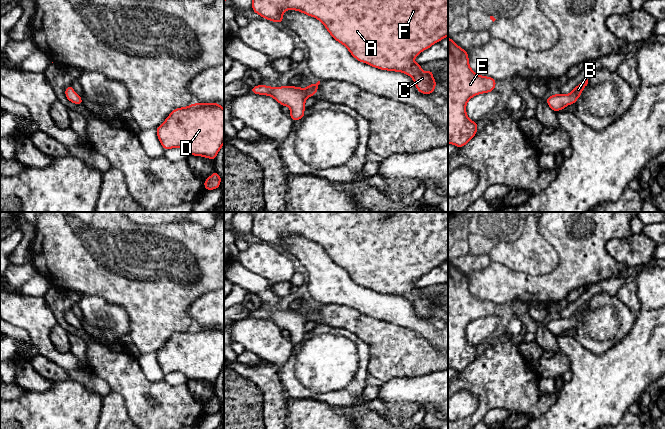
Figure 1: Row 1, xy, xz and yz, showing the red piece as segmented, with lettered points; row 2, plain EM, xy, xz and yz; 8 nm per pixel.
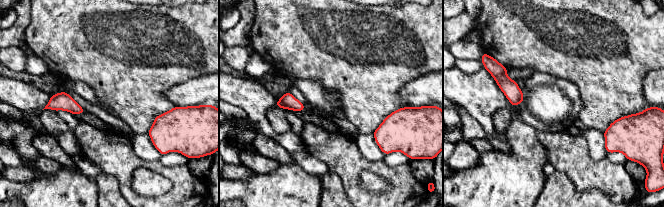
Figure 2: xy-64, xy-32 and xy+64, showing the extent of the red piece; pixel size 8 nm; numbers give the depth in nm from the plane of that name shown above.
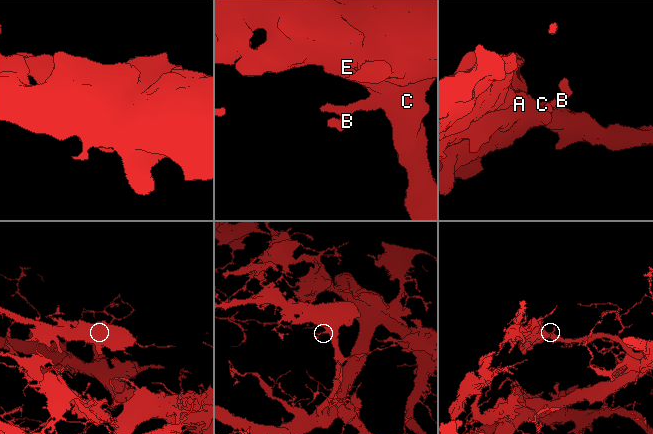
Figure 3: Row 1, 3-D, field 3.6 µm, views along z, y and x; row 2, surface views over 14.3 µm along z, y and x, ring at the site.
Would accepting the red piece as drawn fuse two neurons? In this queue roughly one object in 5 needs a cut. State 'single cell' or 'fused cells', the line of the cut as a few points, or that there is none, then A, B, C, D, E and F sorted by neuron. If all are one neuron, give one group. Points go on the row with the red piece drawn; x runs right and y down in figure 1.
single cell | no cut | A B C D E F

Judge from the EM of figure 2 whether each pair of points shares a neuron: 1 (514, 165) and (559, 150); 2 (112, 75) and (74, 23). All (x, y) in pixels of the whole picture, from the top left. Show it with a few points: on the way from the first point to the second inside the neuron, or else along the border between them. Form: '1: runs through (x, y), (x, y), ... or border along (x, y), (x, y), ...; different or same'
1: border along (536, 133), (538, 141), (545, 150), (548, 161); different
2: runs through (105, 62), (92, 49), (84, 36); same

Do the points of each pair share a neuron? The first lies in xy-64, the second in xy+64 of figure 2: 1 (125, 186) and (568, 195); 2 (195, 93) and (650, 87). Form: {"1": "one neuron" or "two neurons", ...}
{"1": "two neurons", "2": "one neuron"}

